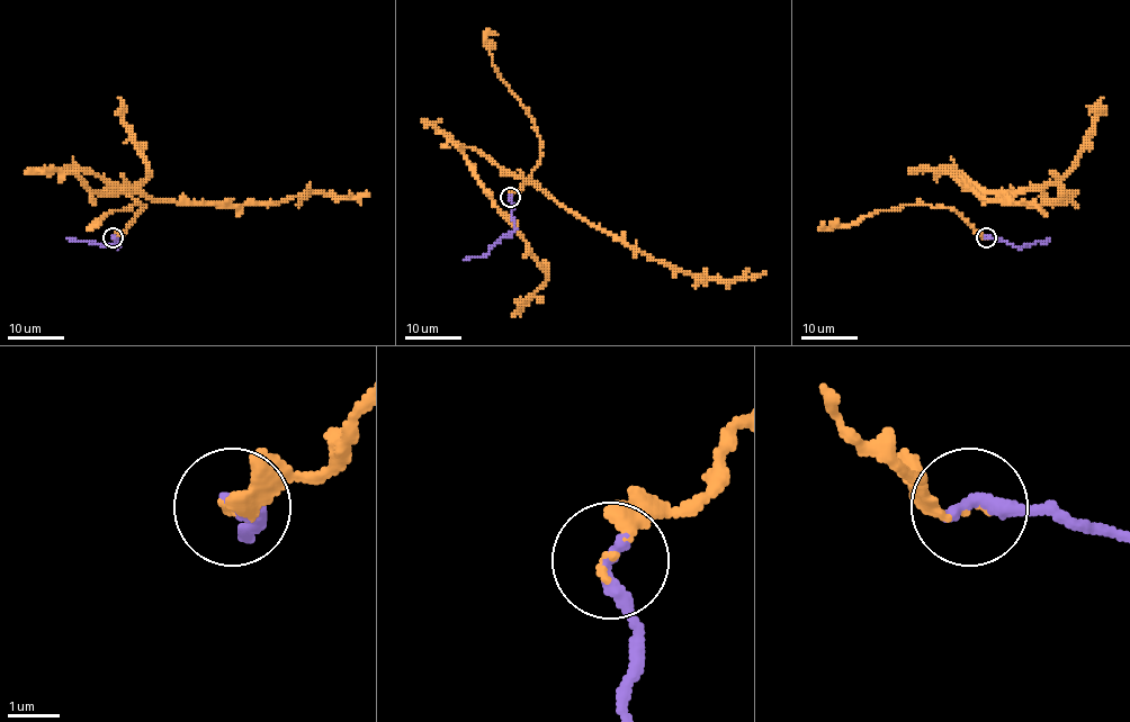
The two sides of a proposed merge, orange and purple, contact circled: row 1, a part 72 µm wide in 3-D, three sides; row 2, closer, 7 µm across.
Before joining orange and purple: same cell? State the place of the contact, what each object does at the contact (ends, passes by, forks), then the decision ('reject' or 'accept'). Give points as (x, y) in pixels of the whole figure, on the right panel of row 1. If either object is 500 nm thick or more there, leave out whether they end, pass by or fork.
at (986, 237); orange ends there; purple ends there; accept

